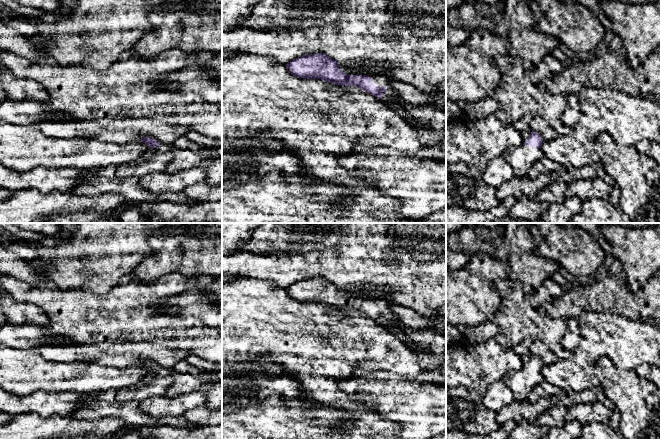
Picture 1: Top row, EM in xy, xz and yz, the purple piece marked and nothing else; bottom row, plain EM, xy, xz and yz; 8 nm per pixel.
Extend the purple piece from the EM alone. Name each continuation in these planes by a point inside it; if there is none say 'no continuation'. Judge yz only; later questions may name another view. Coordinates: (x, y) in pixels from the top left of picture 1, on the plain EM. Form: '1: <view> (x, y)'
1: yz (521, 382)

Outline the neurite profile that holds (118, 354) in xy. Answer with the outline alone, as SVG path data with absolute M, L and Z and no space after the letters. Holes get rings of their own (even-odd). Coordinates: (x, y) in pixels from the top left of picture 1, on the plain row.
M151 341L114 343L75 343L39 345L31 348L44 359L53 362L94 363L105 367L128 367L143 361L152 361L160 368L172 371L174 366L190 353L166 348Z

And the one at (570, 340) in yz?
M578 318L566 319L566 325L567 330L561 338L561 345L565 349L573 351L579 345L581 339Z

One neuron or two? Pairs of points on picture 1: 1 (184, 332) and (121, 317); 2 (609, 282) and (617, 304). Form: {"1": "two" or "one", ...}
{"1": "one", "2": "one"}

